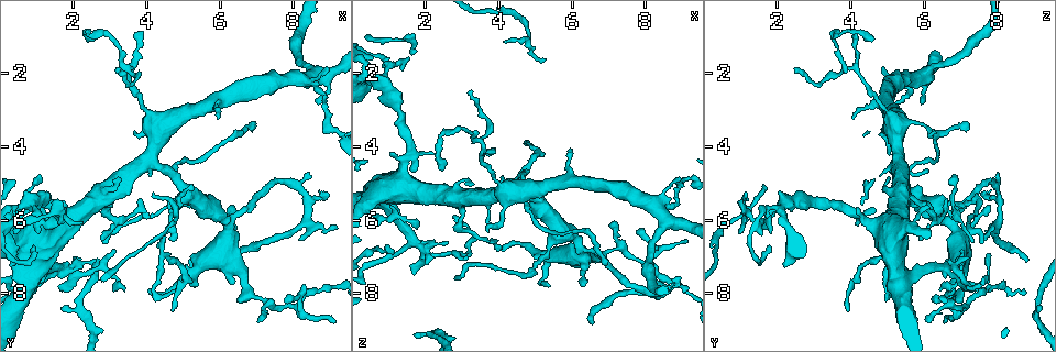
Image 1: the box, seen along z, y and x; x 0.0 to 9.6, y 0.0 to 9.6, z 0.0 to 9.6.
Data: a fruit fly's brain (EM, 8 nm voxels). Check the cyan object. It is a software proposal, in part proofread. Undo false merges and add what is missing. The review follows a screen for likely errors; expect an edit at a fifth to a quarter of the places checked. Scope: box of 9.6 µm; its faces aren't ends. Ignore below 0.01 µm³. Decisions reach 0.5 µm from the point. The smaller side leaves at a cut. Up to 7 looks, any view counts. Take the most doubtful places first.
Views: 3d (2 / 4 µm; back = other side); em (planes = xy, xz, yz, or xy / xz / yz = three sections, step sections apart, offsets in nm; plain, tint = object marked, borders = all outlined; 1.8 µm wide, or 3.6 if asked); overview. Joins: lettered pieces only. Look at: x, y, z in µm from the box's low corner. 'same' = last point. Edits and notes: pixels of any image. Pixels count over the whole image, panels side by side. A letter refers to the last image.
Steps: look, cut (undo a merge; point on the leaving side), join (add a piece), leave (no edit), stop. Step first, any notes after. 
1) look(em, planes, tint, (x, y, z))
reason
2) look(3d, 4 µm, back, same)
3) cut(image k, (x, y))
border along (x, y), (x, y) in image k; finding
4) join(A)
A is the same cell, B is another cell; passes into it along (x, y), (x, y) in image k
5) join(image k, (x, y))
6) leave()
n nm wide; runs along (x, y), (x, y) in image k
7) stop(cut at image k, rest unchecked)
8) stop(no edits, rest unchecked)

look(em, yz, step 16, borders, (5.20, 5.05, 1.60))
tapers out

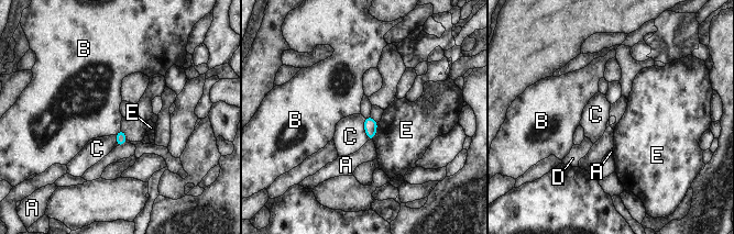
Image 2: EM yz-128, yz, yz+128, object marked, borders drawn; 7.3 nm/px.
look(em, planes, borders, same)
cut it another way

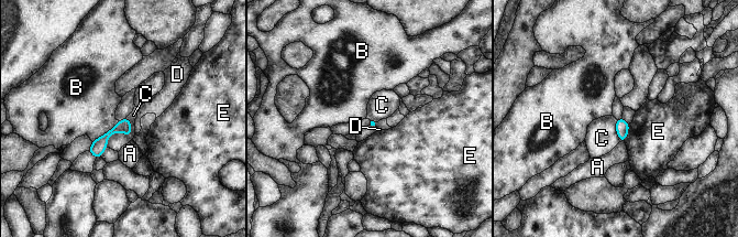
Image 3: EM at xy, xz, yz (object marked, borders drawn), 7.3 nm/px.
leave()
A, B, C, D and E are other cells; runs along (125, 121), (101, 141), (97, 154) in image 3; no lettered piece goes on from it

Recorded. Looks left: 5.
look(3d, 4 µm, (2.50, 1.15, 4.65))
end of a long branch

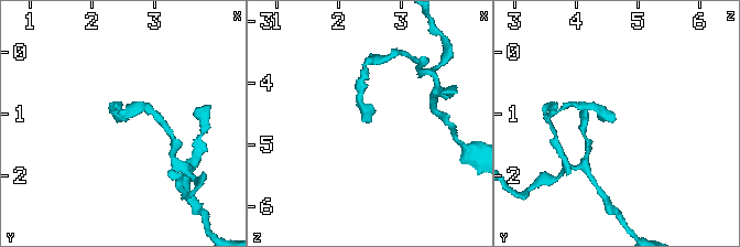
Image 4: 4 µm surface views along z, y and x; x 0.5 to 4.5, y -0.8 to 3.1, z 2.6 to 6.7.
look(em, xy, step 4, tint, (2.50, 1.05, 4.60))
shape alone is not enough

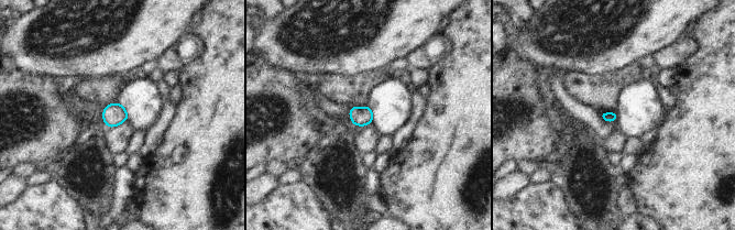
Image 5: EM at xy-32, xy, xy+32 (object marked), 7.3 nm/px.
look(em, xz, step 8, borders, same)
cut it another way

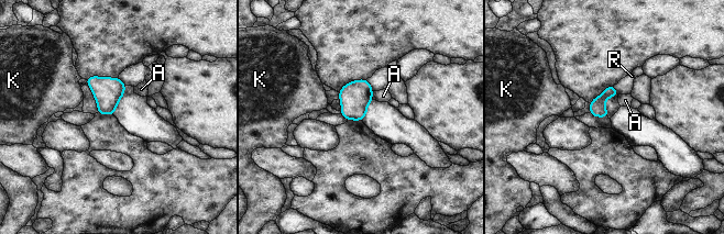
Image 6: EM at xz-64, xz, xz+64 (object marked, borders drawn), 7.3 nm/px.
leave()
A, K and R are other cells; border along (373, 91), (372, 99) in image 6; none of them fits

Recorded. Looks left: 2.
look(em, planes, borders, (9.10, 8.85, 6.55))
tapers out

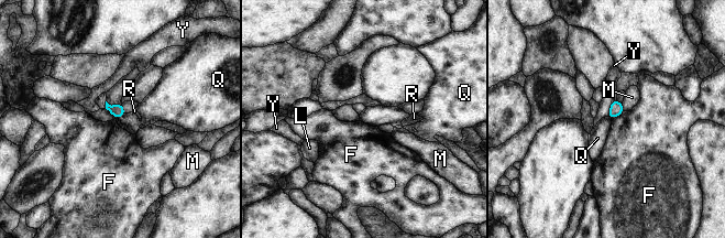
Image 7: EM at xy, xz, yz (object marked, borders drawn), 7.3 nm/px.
leave()
F, L, M, Q, R and Y are other cells; border along (624, 111), (613, 119) in image 7; none of them fits

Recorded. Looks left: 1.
stop(no edits, rest unchecked)

